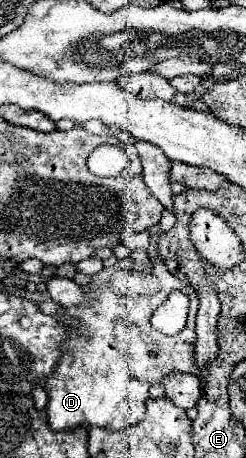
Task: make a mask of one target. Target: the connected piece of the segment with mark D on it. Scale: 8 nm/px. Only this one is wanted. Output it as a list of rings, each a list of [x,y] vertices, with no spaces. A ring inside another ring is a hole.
[[[131,259],[117,261],[101,273],[95,273],[87,291],[97,293],[97,297],[83,307],[65,307],[65,315],[79,321],[81,327],[67,329],[67,339],[61,343],[65,353],[57,361],[53,375],[45,381],[49,397],[47,413],[53,431],[77,425],[99,425],[113,431],[127,429],[145,415],[151,385],[161,383],[169,373],[199,373],[193,359],[199,299],[197,293],[189,289],[189,283],[179,281],[162,262],[155,259],[149,261],[149,265],[135,265]],[[175,289],[189,297],[187,325],[179,335],[167,337],[153,329],[149,319]]]

